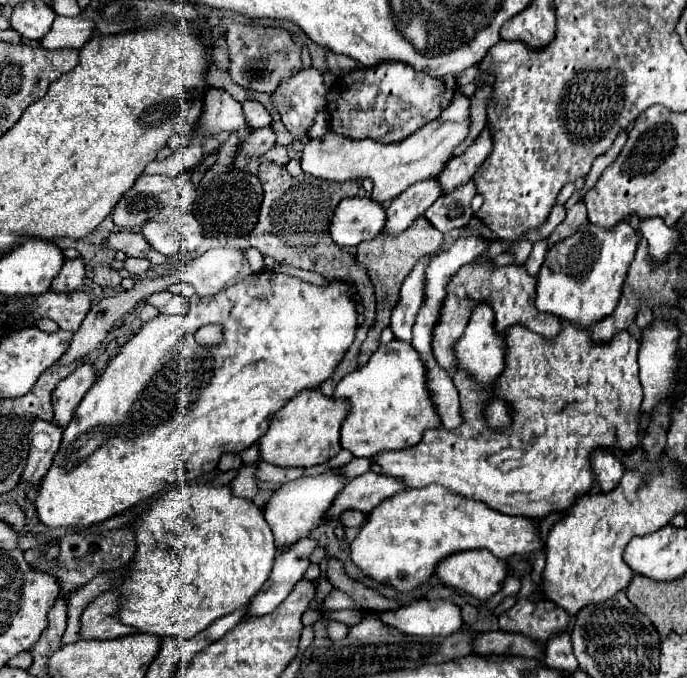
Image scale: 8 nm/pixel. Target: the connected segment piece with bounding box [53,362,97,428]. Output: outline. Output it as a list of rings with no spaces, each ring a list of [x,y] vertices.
[[[83,362],[63,382],[57,384],[53,392],[53,410],[55,410],[55,422],[59,426],[65,428],[69,424],[75,408],[79,406],[87,390],[93,386],[95,378],[97,378],[95,364]]]

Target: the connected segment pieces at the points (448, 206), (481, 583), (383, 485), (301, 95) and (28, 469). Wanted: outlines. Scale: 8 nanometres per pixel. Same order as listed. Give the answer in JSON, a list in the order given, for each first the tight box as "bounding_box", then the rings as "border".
[{"bounding_box":[425,180,477,234],"border":[[[469,180],[449,194],[441,194],[425,212],[425,218],[443,234],[469,224],[473,210],[471,200],[477,194],[475,182]]]},{"bounding_box":[435,550,507,600],"border":[[[463,550],[443,558],[435,574],[445,586],[487,600],[501,590],[507,576],[507,564],[489,550]]]},{"bounding_box":[327,472,407,518],"border":[[[365,472],[357,478],[353,478],[343,492],[335,498],[333,508],[327,512],[327,518],[339,518],[345,510],[357,508],[363,514],[369,514],[375,510],[383,500],[393,496],[395,492],[405,490],[407,486],[399,478],[375,474],[375,472]]]},{"bounding_box":[271,69,326,138],"border":[[[316,69],[316,74],[295,74],[291,80],[283,80],[271,94],[271,104],[279,110],[287,130],[301,138],[311,126],[315,112],[326,108],[326,96],[323,76]]]},{"bounding_box":[23,420,63,484],"border":[[[35,420],[29,432],[29,458],[23,472],[23,480],[39,484],[51,468],[53,456],[59,450],[63,428],[49,420]]]}]

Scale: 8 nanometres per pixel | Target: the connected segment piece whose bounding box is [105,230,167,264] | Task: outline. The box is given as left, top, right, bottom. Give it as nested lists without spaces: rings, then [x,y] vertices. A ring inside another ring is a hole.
[[[129,230],[111,232],[105,238],[105,248],[121,250],[127,256],[135,256],[135,258],[149,258],[151,264],[163,264],[163,262],[167,262],[167,256],[151,250],[149,244],[145,242],[145,238],[139,232],[129,232]]]

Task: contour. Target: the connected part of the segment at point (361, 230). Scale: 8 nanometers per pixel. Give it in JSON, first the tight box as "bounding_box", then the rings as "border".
{"bounding_box":[331,198,387,246],"border":[[[345,198],[331,220],[331,238],[339,246],[357,246],[383,232],[387,222],[385,208],[371,198]]]}

